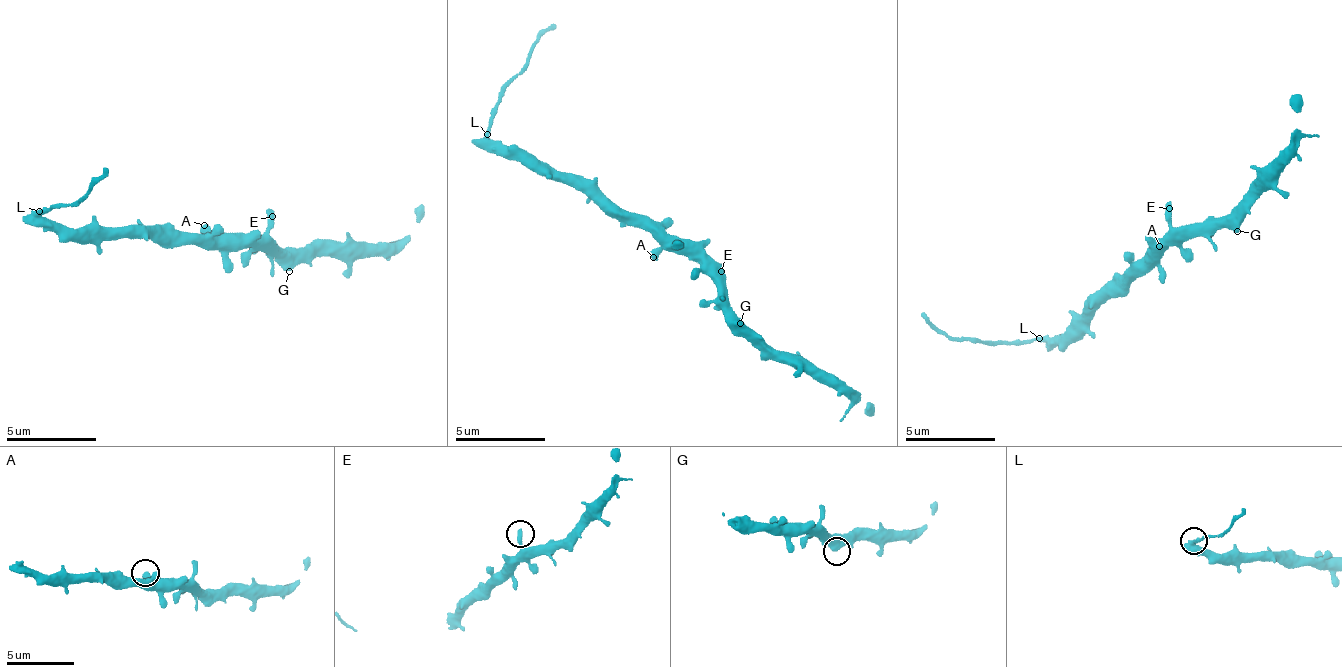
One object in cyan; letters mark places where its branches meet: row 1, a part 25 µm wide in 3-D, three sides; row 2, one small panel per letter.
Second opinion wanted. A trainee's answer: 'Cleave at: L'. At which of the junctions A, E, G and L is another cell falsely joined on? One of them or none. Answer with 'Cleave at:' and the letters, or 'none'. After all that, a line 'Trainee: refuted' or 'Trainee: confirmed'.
Cleave at: L
Trainee: confirmed

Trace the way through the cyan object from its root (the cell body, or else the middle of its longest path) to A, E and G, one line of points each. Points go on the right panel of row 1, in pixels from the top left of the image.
A: (1123, 274), (1141, 273), (1159, 246)
E: (1123, 274), (1141, 266), (1169, 228), (1169, 208)
G: (1123, 274), (1160, 259), (1173, 242), (1196, 235), (1214, 235), (1228, 226), (1237, 231)

